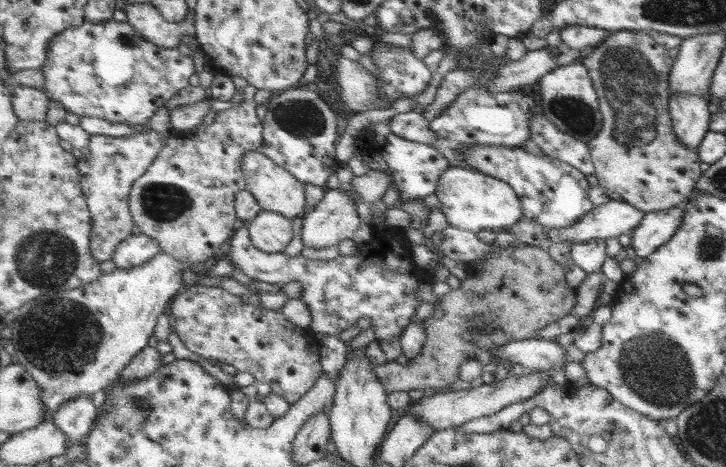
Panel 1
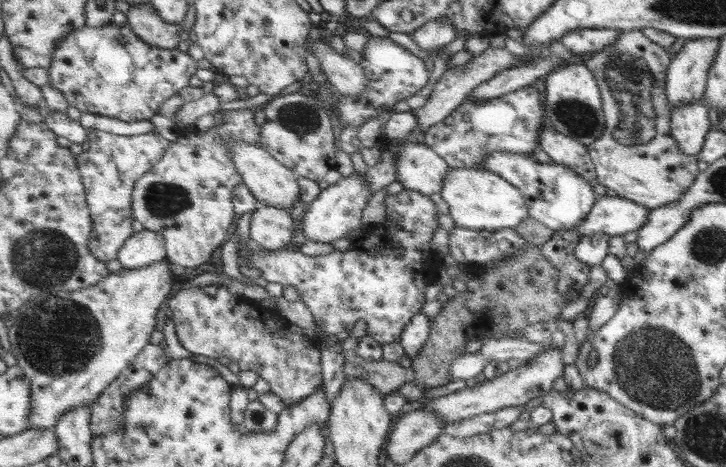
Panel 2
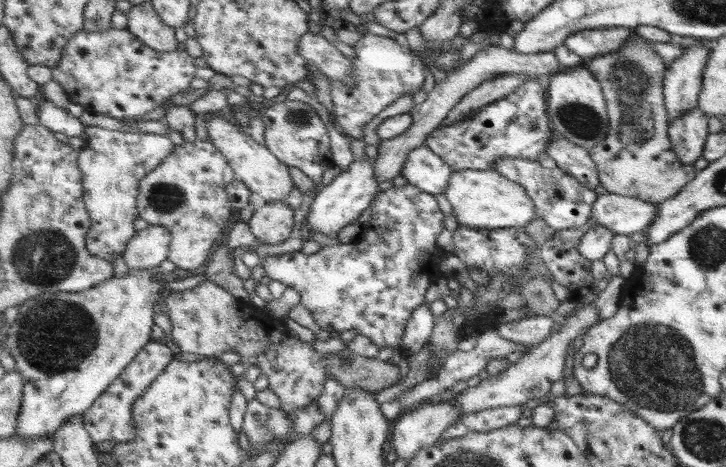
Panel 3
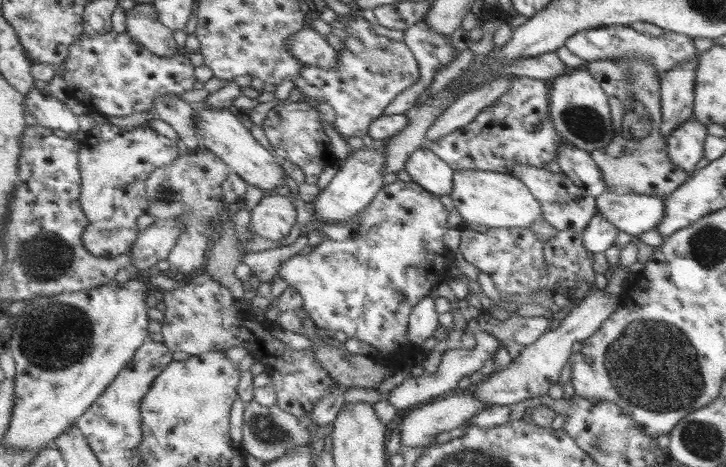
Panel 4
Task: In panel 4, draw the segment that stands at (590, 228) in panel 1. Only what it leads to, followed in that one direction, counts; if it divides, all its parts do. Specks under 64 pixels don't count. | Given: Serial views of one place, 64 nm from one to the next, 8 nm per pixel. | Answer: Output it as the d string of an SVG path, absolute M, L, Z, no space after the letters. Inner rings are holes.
M603 192L595 202L605 218L609 218L621 232L639 236L659 226L665 216L665 194L613 194Z

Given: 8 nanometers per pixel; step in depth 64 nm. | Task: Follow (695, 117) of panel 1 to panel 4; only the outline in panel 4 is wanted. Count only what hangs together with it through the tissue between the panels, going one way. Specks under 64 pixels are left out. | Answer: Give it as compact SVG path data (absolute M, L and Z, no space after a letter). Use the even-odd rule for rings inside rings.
M687 120L683 126L675 128L665 144L667 144L667 156L673 164L673 168L681 170L687 178L695 172L695 164L703 158L703 146L705 146L707 130L697 120Z

